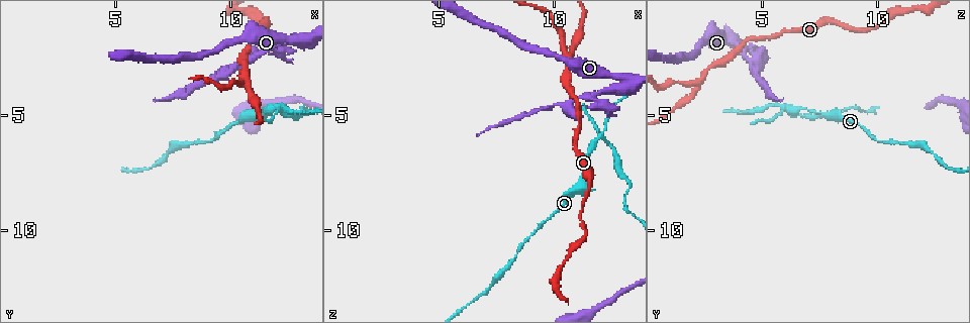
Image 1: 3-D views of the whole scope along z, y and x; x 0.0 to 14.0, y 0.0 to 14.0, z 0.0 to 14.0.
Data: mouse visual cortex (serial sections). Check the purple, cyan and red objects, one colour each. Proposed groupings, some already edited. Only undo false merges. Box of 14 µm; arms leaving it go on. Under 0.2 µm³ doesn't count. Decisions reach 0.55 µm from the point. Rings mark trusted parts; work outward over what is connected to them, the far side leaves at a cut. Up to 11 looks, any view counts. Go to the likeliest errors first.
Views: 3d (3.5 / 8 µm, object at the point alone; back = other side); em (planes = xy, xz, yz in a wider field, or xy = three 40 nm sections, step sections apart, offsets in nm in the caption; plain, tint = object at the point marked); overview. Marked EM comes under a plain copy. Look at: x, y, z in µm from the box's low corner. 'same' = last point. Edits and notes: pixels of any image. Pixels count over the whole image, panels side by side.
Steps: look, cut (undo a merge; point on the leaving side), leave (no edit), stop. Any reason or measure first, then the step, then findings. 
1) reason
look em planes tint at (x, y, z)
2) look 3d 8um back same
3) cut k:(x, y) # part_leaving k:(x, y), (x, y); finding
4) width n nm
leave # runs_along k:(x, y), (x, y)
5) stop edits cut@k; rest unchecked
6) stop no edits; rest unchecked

three-way junction
look 3d 3.5um at (11.9, 4.7, 6.1)

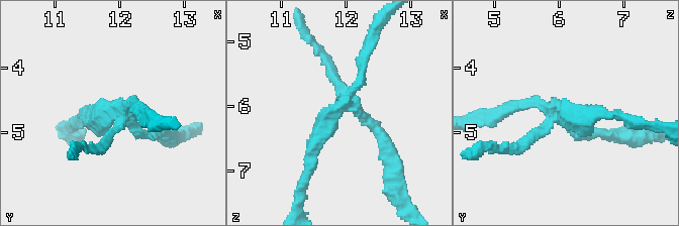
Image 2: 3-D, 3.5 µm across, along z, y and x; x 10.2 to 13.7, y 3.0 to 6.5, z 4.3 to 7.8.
look em xy step 5 tint at (12.00, 4.70, 6.05)

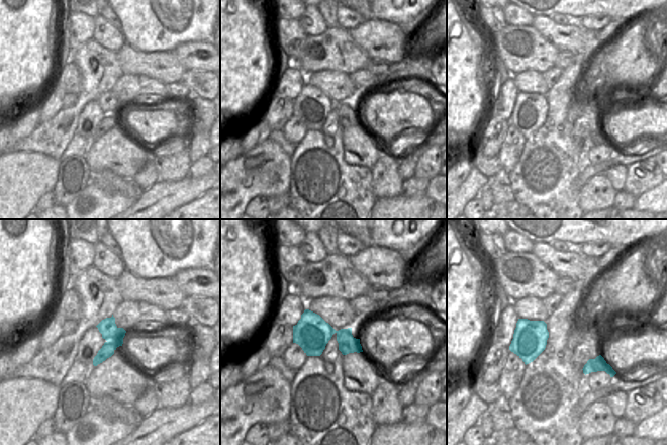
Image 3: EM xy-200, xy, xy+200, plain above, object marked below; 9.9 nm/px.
cut 2:(530, 140) # part_leaving 2:(354, 107), (381, 133), (394, 180); two cells meet here

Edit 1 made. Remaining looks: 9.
narrows sharply
look 3d 8um at (10.7, 3.3, 2.4)

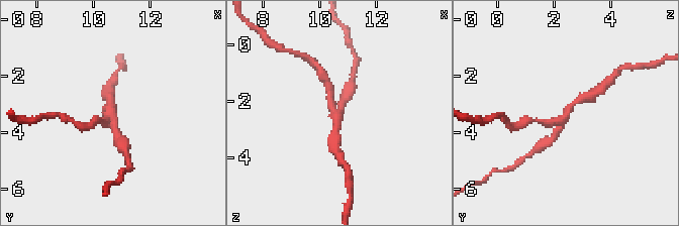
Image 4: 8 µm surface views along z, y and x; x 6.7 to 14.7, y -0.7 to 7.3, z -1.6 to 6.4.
arms 3; arm_widths 250, 250, 300 nm; now the EM
look em planes tint at (10.6, 3.3, 2.4)

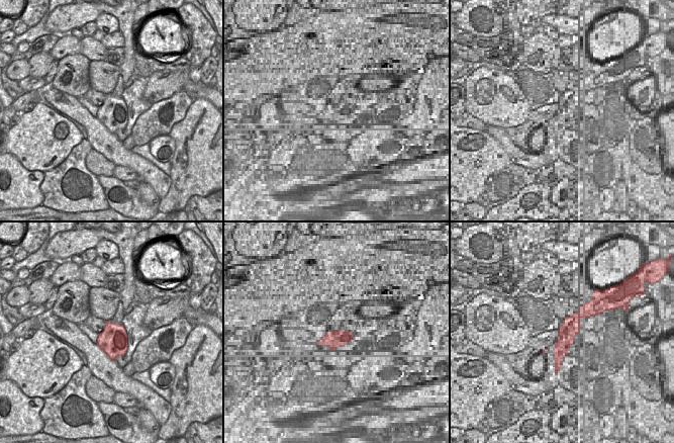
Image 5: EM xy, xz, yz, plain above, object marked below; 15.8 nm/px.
leave # runs_along 4:(587, 97), (569, 107), (554, 138); all the same cell

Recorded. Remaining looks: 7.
branch point
look 3d 8um at (13.2, 1.6, 3.6)

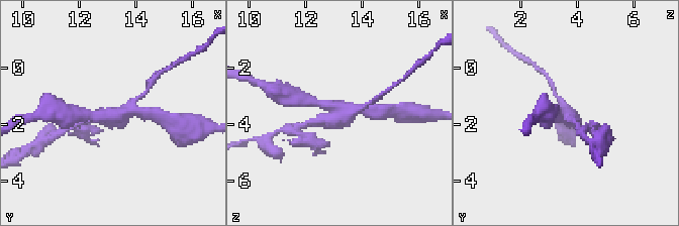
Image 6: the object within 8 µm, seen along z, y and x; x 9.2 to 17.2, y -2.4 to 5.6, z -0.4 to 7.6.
look em xy step 3 tint at (13.2, 1.6, 3.5)

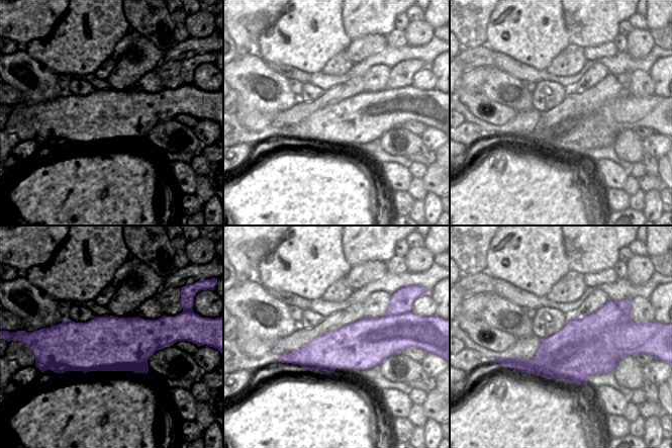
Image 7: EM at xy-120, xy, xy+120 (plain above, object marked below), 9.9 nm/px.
cut 6:(318, 121) # part_leaving 6:(342, 113), (302, 125); a second cell is stuck on

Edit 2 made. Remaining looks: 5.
redraw
look overview

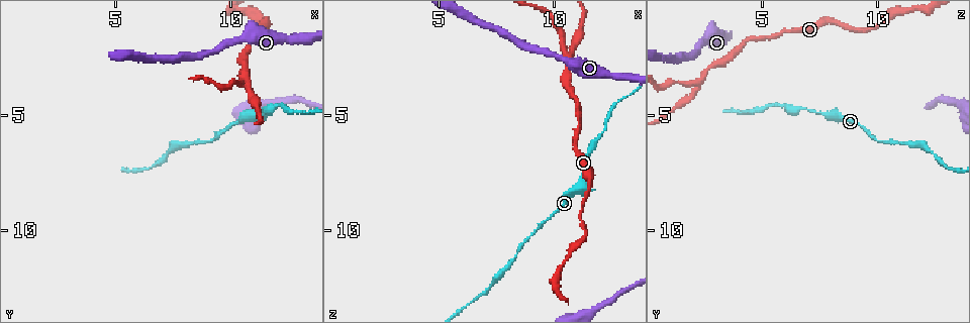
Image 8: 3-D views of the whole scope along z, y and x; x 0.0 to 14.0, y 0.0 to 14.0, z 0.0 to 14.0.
thin neck
look 3d 3.5um at (8.4, 6.2, 11.1)

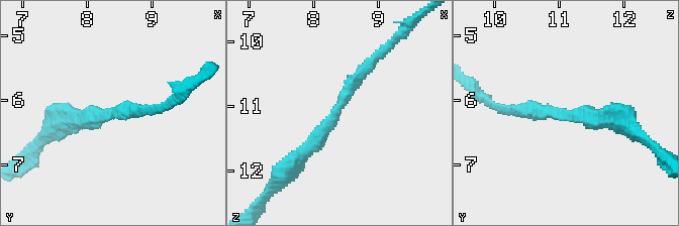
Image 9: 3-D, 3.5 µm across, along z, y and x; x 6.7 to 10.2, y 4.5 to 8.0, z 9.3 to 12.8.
now the EM
look em xy step 1 tint at (8.35, 6.25, 11.00)

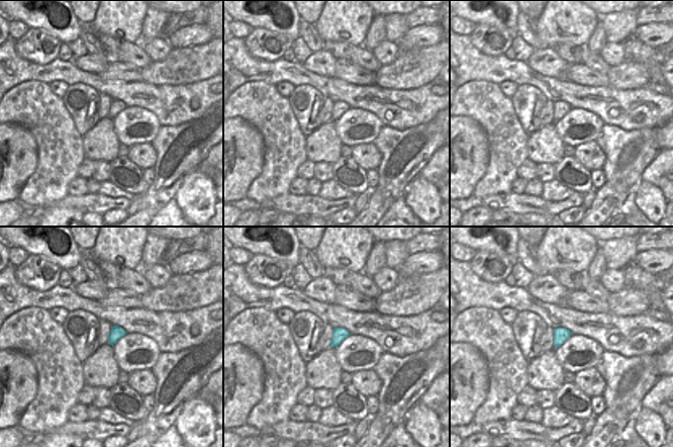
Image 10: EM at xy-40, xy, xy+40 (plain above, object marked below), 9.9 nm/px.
look em xy step 2 tint same

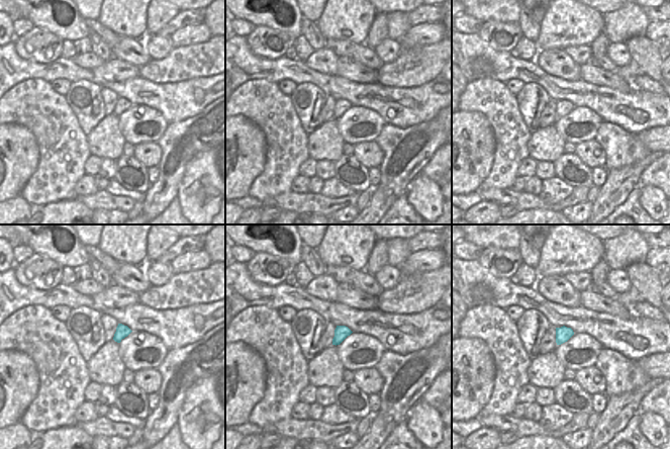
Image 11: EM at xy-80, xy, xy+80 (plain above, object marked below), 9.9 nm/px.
width 140 nm
leave # runs_along 9:(378, 55), (297, 159); one cell here

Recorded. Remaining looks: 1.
stop edits cut@2, cut@6; rest unchecked

